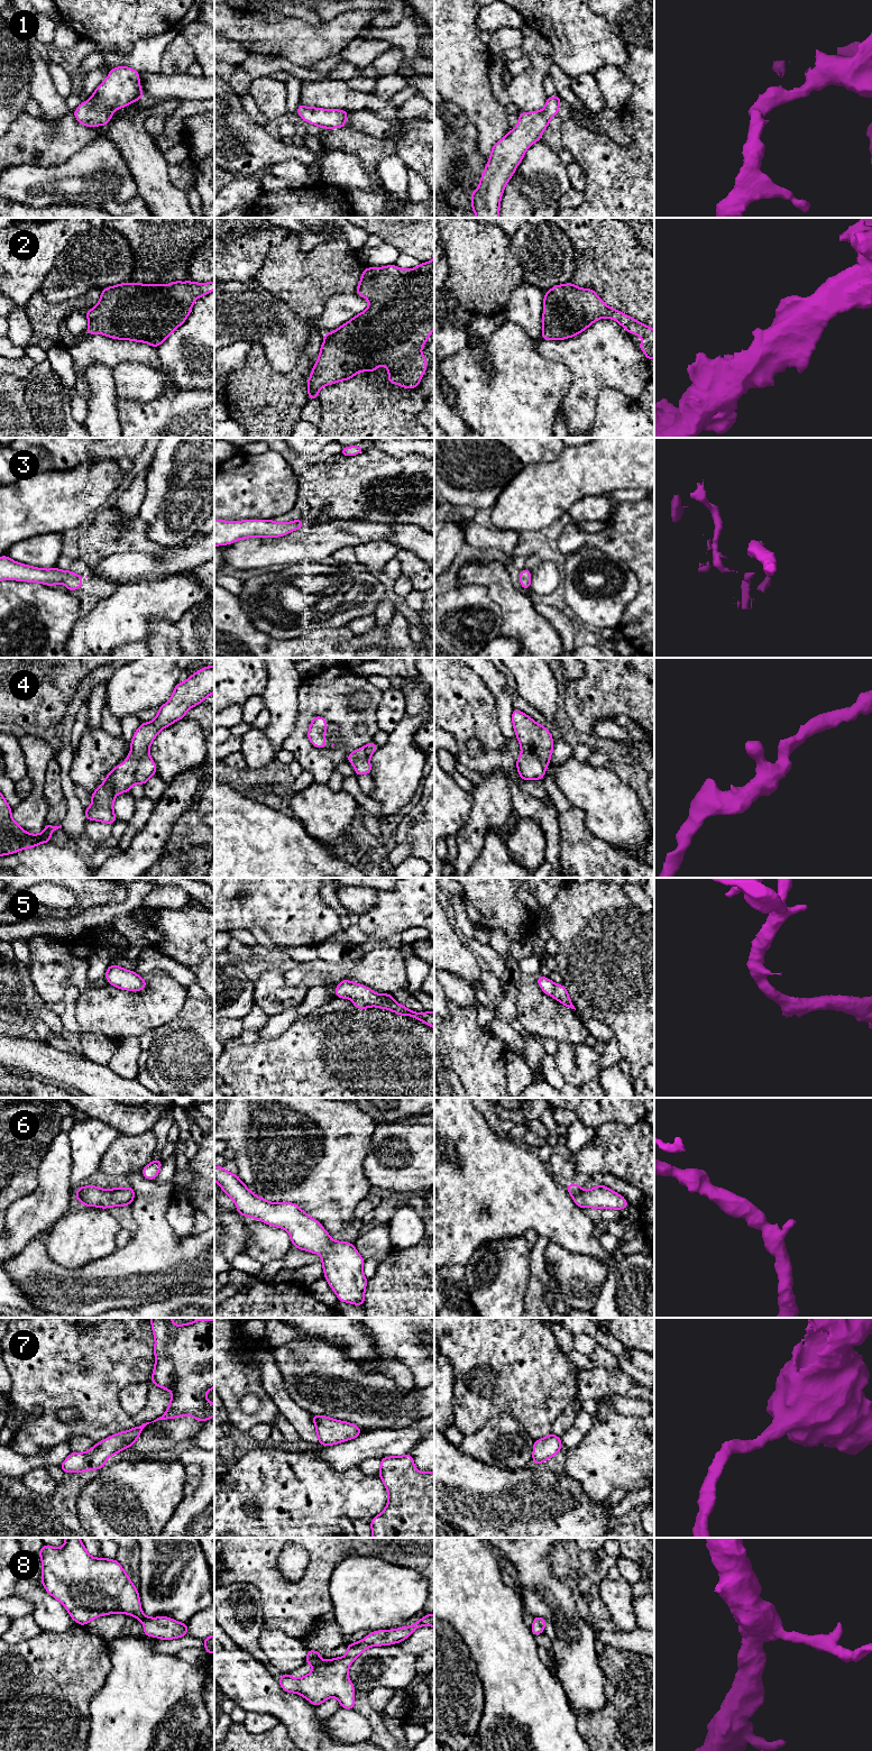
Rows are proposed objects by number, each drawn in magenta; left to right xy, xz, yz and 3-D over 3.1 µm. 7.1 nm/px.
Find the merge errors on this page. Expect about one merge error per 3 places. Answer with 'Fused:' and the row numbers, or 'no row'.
Fused: no row

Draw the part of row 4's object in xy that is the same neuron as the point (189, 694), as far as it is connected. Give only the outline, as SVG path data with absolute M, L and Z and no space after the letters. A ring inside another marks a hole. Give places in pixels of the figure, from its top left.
M208 666L190 676L184 682L177 682L167 703L158 708L157 716L148 723L141 723L135 732L130 746L130 753L125 762L114 767L104 778L101 786L91 794L92 804L85 808L86 821L99 821L113 824L117 818L113 812L113 803L121 792L130 791L135 783L145 785L155 773L156 763L149 755L149 748L157 734L165 727L185 717L186 712L214 693L214 666Z

